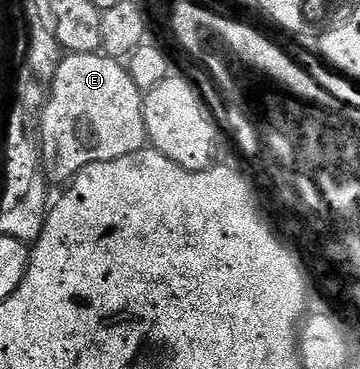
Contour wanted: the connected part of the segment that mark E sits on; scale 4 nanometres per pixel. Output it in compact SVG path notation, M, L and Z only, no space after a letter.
M102 52L63 55L58 62L54 79L49 81L48 95L40 117L42 158L49 175L66 182L89 164L112 162L147 147L143 99L143 89L138 88L136 82L132 82L130 69L123 61L113 60Z

